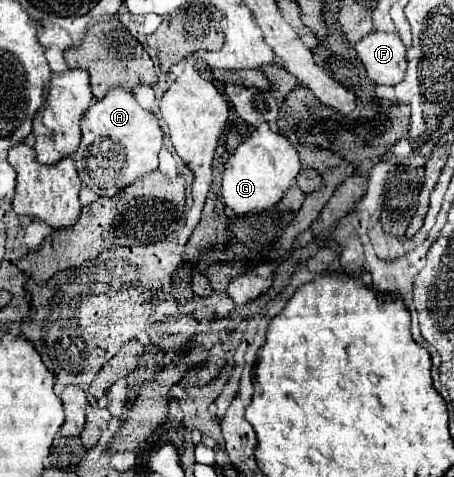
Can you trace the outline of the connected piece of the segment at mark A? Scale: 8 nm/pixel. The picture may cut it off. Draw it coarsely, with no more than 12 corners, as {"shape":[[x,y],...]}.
{"shape":[[132,91],[88,107],[74,163],[112,197],[158,167],[162,129]]}

